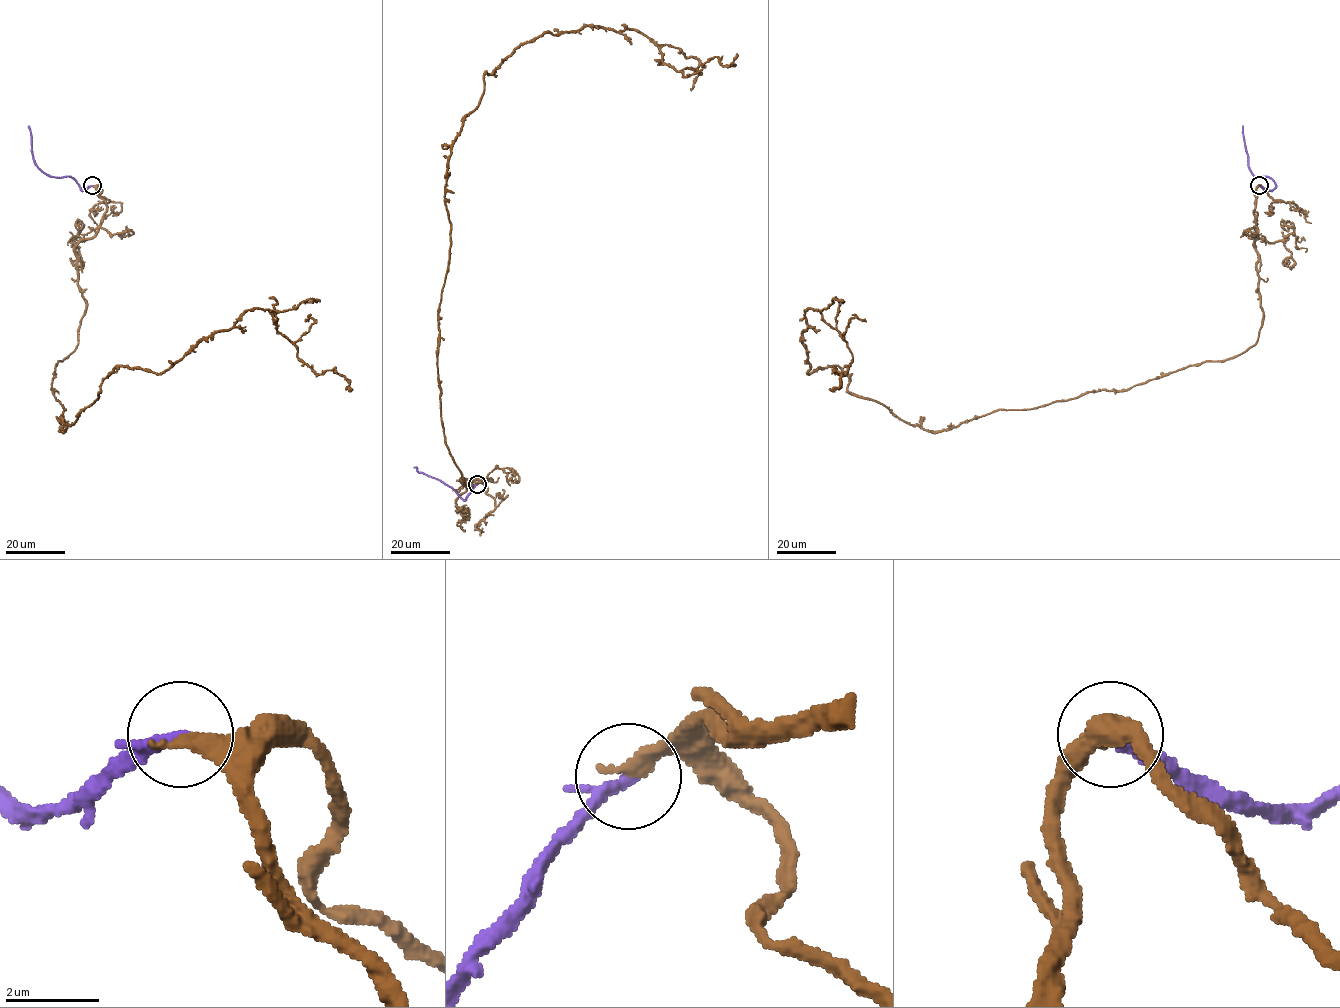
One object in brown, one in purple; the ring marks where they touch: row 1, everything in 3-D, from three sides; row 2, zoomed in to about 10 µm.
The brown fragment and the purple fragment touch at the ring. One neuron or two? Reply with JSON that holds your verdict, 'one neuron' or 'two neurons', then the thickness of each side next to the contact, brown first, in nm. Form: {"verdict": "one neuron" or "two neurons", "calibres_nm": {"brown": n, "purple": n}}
{"verdict": "one neuron", "calibres_nm": {"brown": 340, "purple": 190}}

